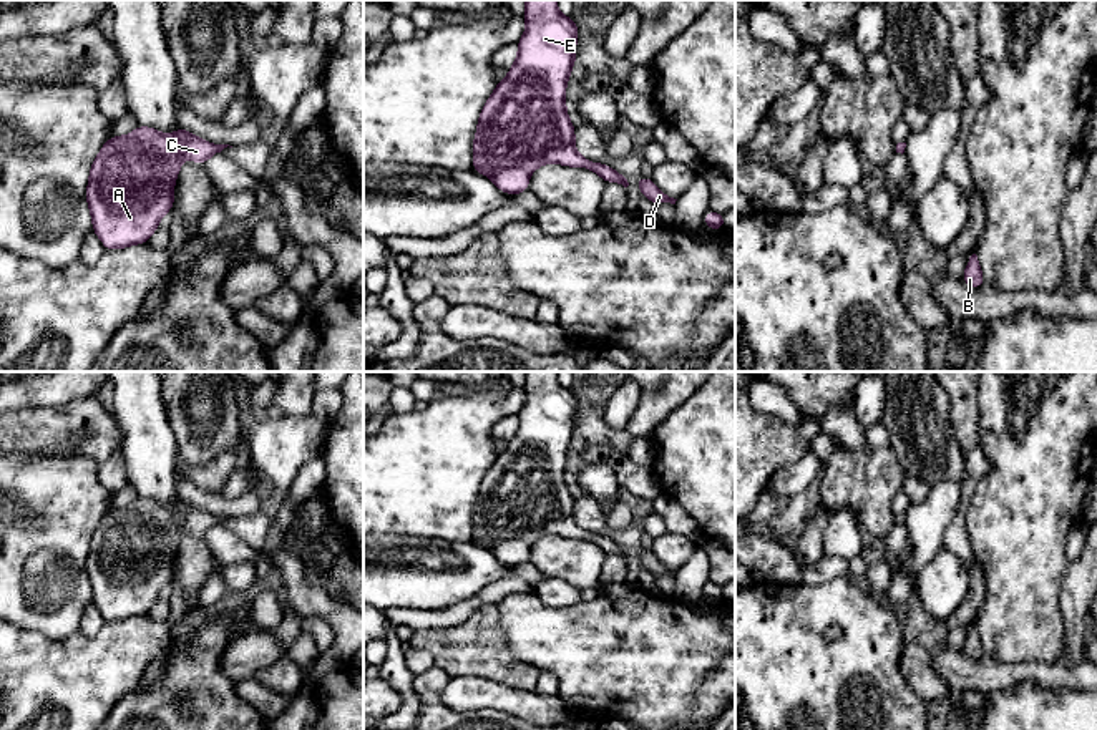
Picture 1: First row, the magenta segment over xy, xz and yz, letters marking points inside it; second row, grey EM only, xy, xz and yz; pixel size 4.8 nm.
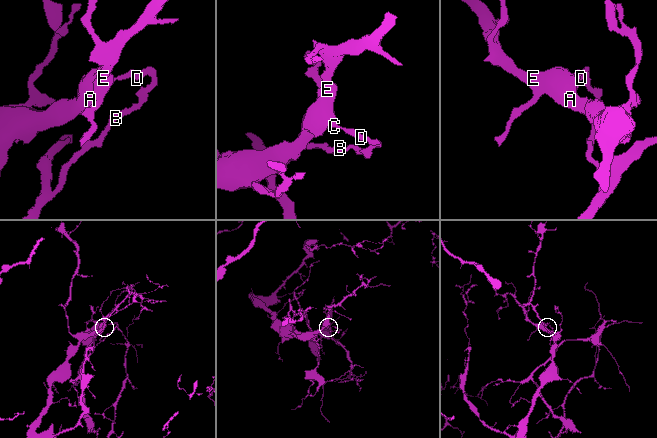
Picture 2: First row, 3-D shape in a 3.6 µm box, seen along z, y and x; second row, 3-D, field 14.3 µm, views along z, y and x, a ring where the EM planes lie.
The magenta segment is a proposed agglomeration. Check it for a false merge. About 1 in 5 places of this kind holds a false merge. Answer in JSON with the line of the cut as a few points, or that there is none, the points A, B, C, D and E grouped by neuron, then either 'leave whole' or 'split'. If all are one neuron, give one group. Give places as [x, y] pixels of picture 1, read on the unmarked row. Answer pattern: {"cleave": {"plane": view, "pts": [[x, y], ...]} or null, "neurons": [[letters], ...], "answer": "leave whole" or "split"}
{"cleave": null, "neurons": [["A", "B", "C", "D", "E"]], "answer": "leave whole"}

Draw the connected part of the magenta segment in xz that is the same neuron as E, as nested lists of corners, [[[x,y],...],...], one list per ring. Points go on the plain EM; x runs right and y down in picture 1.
[[[524,372],[524,406],[516,415],[518,428],[506,450],[496,455],[478,489],[471,541],[488,548],[506,566],[529,562],[531,544],[544,536],[584,539],[606,556],[629,557],[627,551],[604,534],[588,533],[574,519],[576,499],[566,483],[566,455],[576,435],[579,400],[574,390],[558,383],[556,372]]]

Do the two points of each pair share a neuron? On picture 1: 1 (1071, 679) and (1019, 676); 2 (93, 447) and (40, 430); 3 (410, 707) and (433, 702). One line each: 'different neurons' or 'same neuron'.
1: same neuron
2: same neuron
3: different neurons

